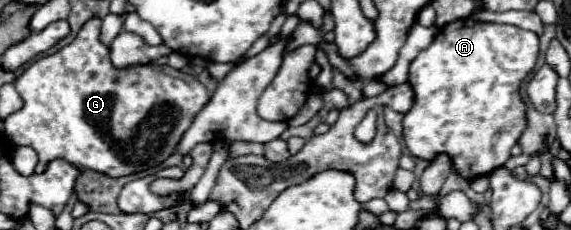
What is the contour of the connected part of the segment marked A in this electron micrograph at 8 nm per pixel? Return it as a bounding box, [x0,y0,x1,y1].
[403,18,537,180]

